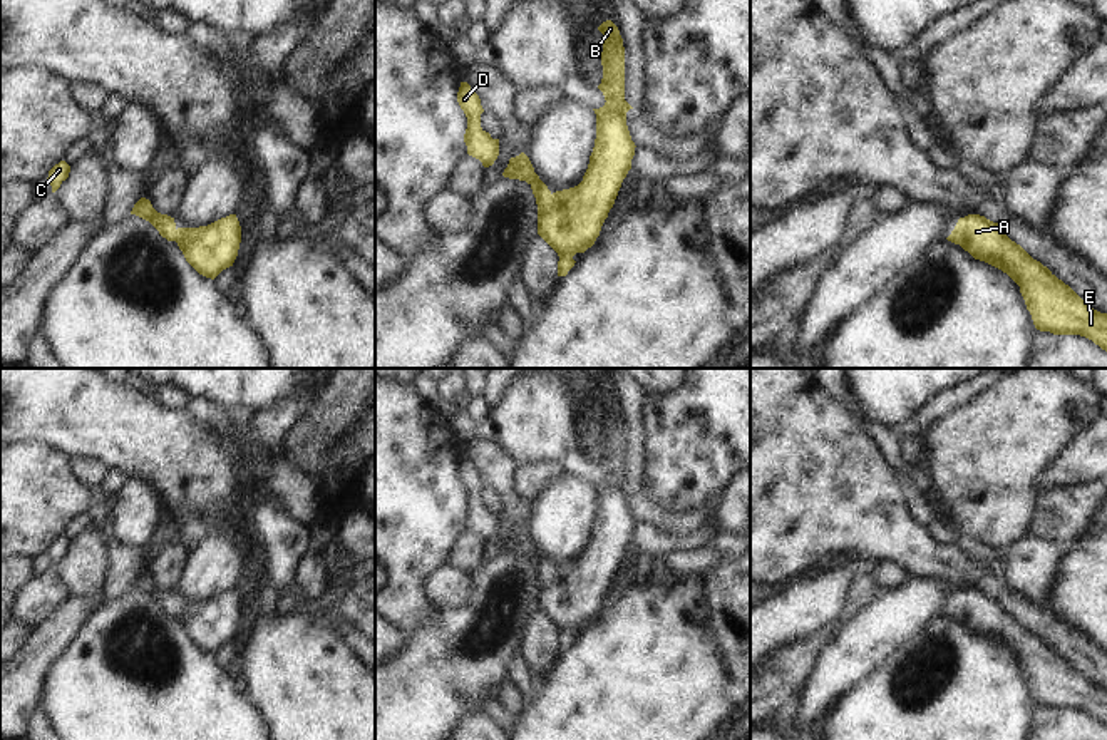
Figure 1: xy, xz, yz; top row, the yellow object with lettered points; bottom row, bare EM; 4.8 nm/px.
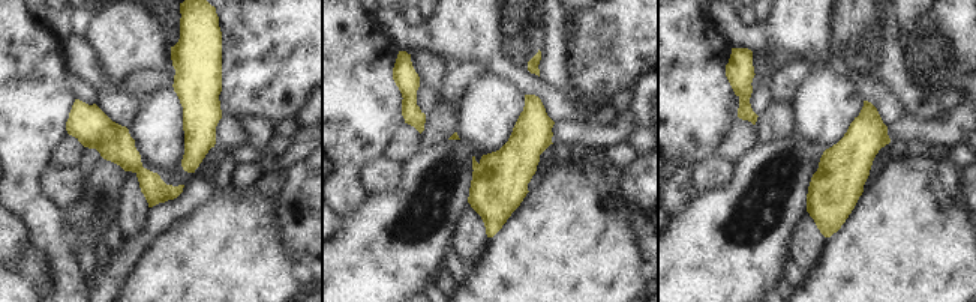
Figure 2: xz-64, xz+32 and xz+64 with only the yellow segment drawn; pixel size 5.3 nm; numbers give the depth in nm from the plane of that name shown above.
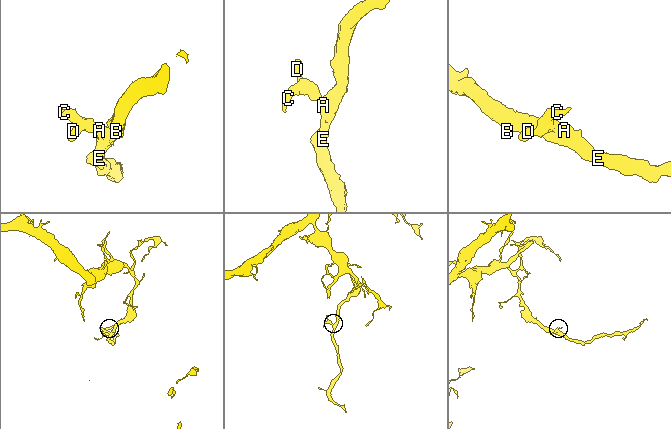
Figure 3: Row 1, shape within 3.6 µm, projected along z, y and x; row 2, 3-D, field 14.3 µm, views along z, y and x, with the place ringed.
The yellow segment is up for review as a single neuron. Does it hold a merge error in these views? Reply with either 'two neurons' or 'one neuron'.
one neuron

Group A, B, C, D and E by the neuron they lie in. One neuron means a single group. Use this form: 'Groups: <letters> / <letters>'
Groups: A B C D E

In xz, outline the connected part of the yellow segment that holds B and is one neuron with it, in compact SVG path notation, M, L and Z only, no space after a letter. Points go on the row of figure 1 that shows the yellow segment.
M606 20L603 33L603 79L598 89L605 105L596 114L596 139L583 181L569 189L551 193L534 172L529 157L521 152L509 159L502 176L526 181L538 204L538 234L558 253L558 276L574 266L573 256L591 248L615 204L623 179L631 169L635 142L631 141L625 100L625 47L618 27Z

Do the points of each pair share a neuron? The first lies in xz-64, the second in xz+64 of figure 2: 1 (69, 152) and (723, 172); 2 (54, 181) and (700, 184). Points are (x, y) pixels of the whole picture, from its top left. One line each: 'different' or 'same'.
1: different
2: same

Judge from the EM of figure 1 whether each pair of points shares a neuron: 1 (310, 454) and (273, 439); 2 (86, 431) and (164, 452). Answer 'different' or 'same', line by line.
1: different
2: same

